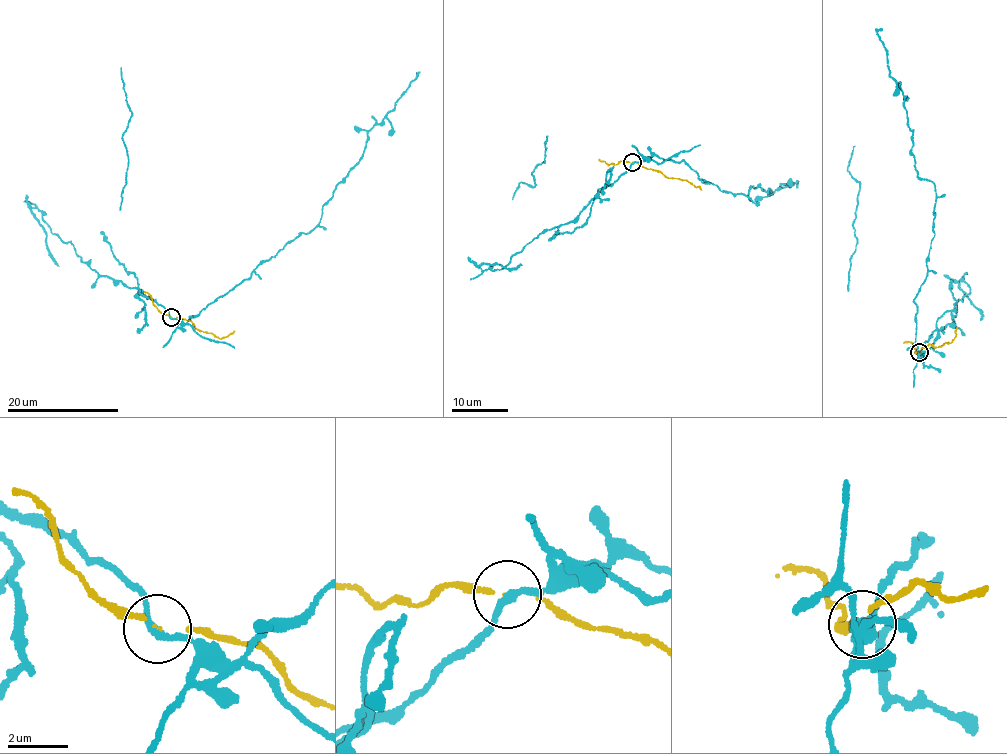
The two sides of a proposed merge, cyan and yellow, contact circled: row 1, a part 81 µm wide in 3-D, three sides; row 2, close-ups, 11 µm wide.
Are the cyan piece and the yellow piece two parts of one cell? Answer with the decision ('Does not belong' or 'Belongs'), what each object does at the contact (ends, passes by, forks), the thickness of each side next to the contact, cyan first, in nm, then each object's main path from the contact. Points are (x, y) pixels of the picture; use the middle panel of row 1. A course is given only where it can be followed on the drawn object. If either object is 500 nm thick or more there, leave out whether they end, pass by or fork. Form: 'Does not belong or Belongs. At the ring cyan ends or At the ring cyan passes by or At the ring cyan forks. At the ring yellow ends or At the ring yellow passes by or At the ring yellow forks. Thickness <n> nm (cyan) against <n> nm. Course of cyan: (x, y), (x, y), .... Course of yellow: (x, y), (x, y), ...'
Does not belong. At the ring cyan passes by. At the ring yellow passes by. Thickness 240 nm (cyan) against 90 nm. Course of cyan: (633, 162), (684, 160), (701, 180), (750, 200), (753, 186), (769, 194), (785, 183), (796, 188). Course of yellow: (633, 162), (668, 177), (688, 181), (702, 190)

